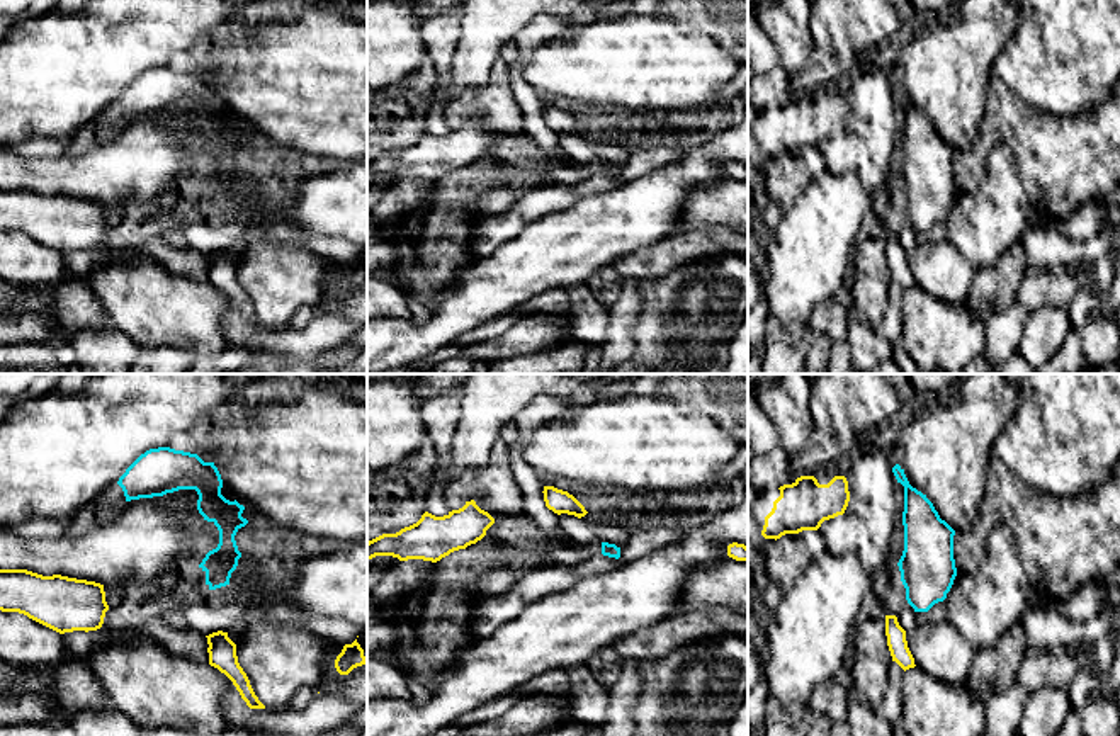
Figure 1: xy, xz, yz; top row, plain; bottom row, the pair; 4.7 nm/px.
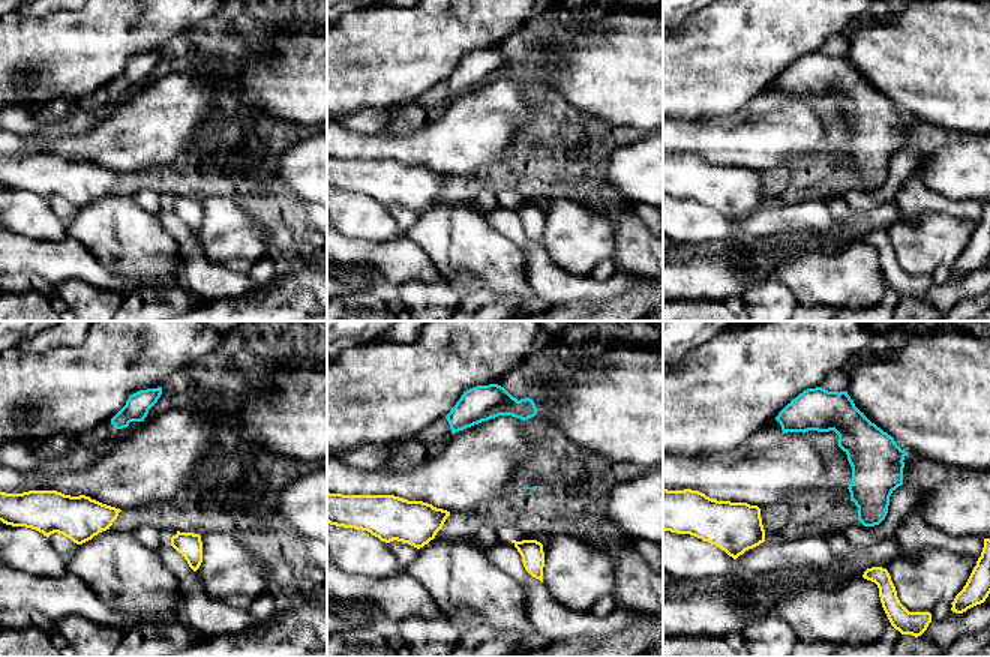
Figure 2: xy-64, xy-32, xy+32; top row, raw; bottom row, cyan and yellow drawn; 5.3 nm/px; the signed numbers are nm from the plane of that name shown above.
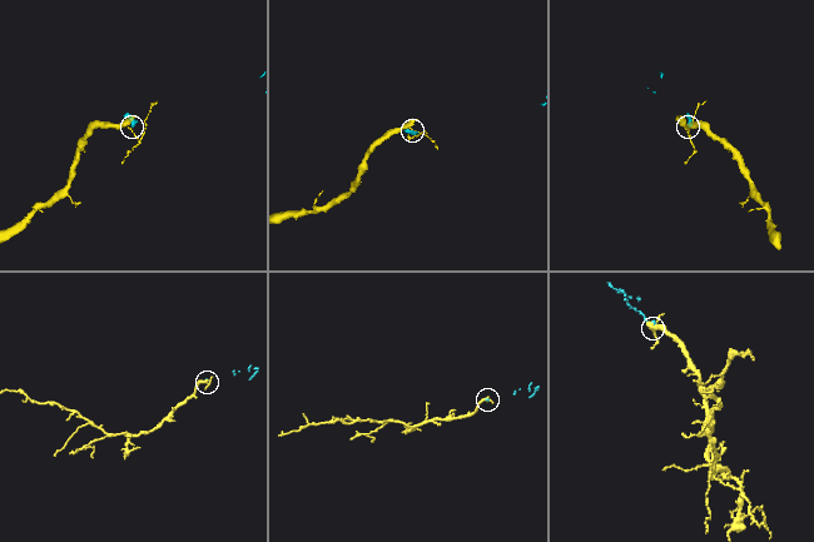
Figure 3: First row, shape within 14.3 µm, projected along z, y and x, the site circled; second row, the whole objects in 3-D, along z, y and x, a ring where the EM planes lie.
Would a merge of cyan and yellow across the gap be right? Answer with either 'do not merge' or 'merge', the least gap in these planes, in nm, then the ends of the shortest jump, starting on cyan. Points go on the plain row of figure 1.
do not merge; gap 90 nm; span yz (908, 221), (894, 235)

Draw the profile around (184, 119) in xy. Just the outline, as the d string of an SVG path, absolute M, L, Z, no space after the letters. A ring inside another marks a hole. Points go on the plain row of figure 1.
M178 109L173 112L167 112L160 117L167 117L173 122L173 127L180 131L185 138L202 138L204 136L197 129L199 114L195 109Z

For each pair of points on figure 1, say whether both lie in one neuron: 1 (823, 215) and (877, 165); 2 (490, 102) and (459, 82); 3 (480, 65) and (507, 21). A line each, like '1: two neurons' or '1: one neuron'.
1: two neurons
2: two neurons
3: one neuron

